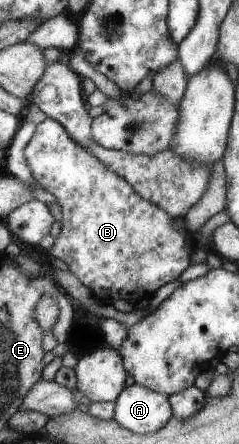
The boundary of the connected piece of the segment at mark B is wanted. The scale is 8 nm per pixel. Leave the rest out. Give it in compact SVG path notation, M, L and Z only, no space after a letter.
M46 118L42 123L36 125L30 141L24 149L24 157L26 157L26 164L34 180L50 195L54 196L56 199L56 204L60 207L61 218L60 218L60 232L56 237L53 238L53 244L46 253L50 257L54 257L63 261L67 267L68 271L76 277L76 279L89 290L89 294L96 299L100 304L114 304L117 300L124 300L131 305L137 304L140 300L144 300L150 297L159 287L167 284L170 281L177 280L180 274L190 265L190 255L192 255L195 250L195 243L192 241L192 233L186 229L172 229L172 221L176 221L176 217L170 217L168 213L165 213L152 205L150 201L144 201L134 189L130 183L126 183L122 177L118 177L116 173L112 173L108 167L105 167L90 153L86 151L82 145L78 145L76 141L70 139L70 135L62 128L60 123L57 123L54 119Z

